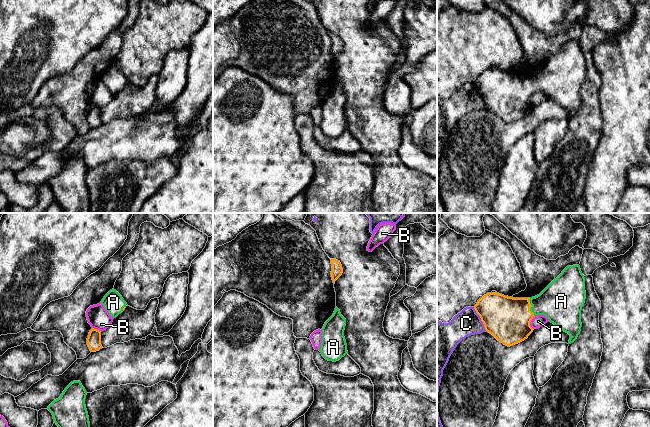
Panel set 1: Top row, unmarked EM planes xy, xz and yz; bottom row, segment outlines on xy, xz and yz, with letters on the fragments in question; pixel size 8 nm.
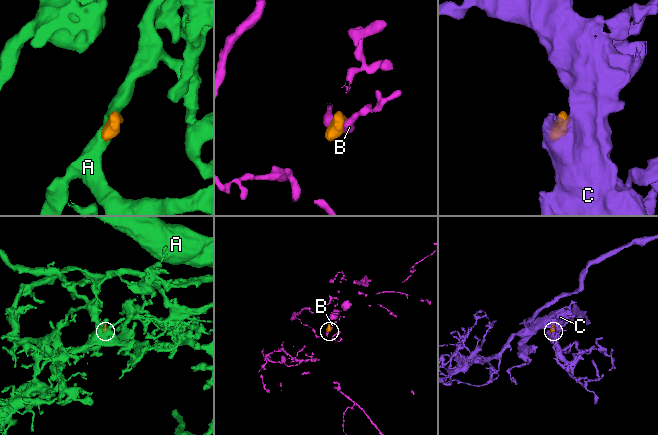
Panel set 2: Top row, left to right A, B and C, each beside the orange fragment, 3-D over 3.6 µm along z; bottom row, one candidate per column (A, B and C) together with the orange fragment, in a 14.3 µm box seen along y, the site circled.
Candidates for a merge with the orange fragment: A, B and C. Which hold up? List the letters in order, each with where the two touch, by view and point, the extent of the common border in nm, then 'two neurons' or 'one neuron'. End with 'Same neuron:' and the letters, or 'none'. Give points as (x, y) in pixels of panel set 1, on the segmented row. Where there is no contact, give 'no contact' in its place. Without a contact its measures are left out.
A: meets orange in yz at (531, 306); contact 160 nm long; one neuron
B: meets orange in yz at (529, 323); contact 110 nm long; two neurons
C: meets orange in yz at (481, 319); contact 240 nm long; two neurons
Same neuron: A

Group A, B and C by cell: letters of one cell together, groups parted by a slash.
A / B / C

